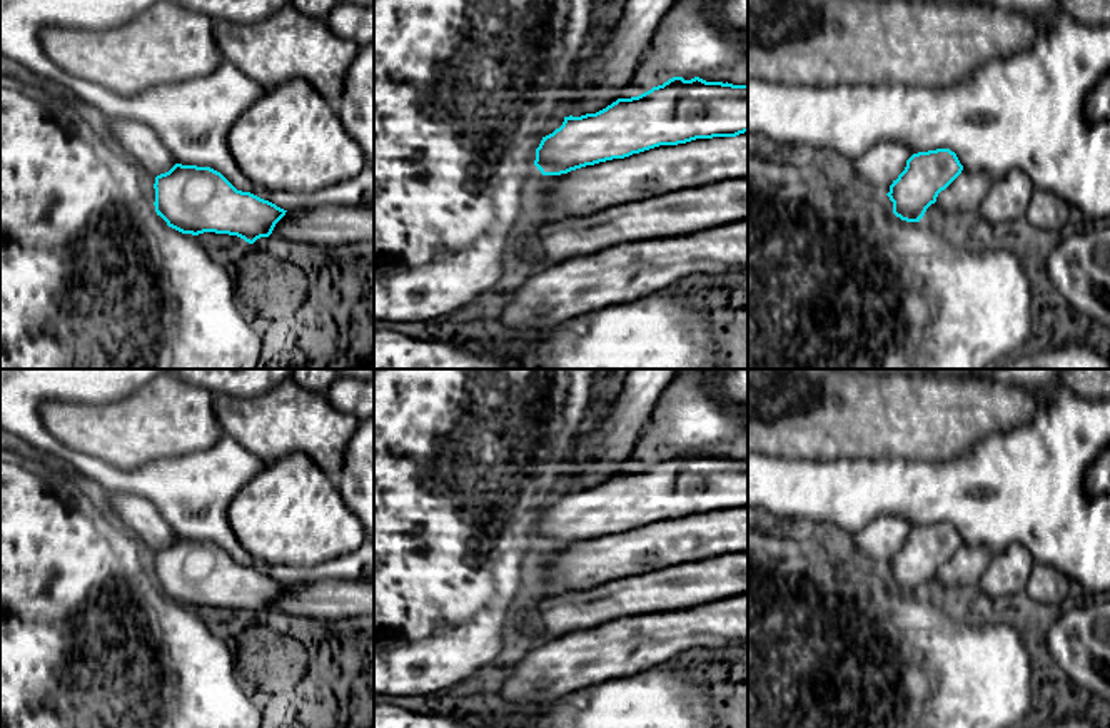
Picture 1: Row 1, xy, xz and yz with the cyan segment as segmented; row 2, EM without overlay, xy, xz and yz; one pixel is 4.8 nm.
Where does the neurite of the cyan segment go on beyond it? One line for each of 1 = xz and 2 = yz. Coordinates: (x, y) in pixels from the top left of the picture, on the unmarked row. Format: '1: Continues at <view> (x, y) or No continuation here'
1: No continuation here
2: No continuation here

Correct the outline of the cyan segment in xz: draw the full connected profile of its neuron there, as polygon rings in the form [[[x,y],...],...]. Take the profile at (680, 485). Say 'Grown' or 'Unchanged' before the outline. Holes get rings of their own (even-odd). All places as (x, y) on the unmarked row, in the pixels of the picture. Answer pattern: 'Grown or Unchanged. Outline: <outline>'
Unchanged. Outline: [[[673,451],[596,488],[564,491],[559,503],[542,511],[534,539],[542,549],[561,549],[659,519],[744,506],[748,459]]]

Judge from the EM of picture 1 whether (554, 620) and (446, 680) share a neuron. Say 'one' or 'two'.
two

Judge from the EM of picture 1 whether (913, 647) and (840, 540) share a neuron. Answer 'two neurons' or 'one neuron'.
one neuron

